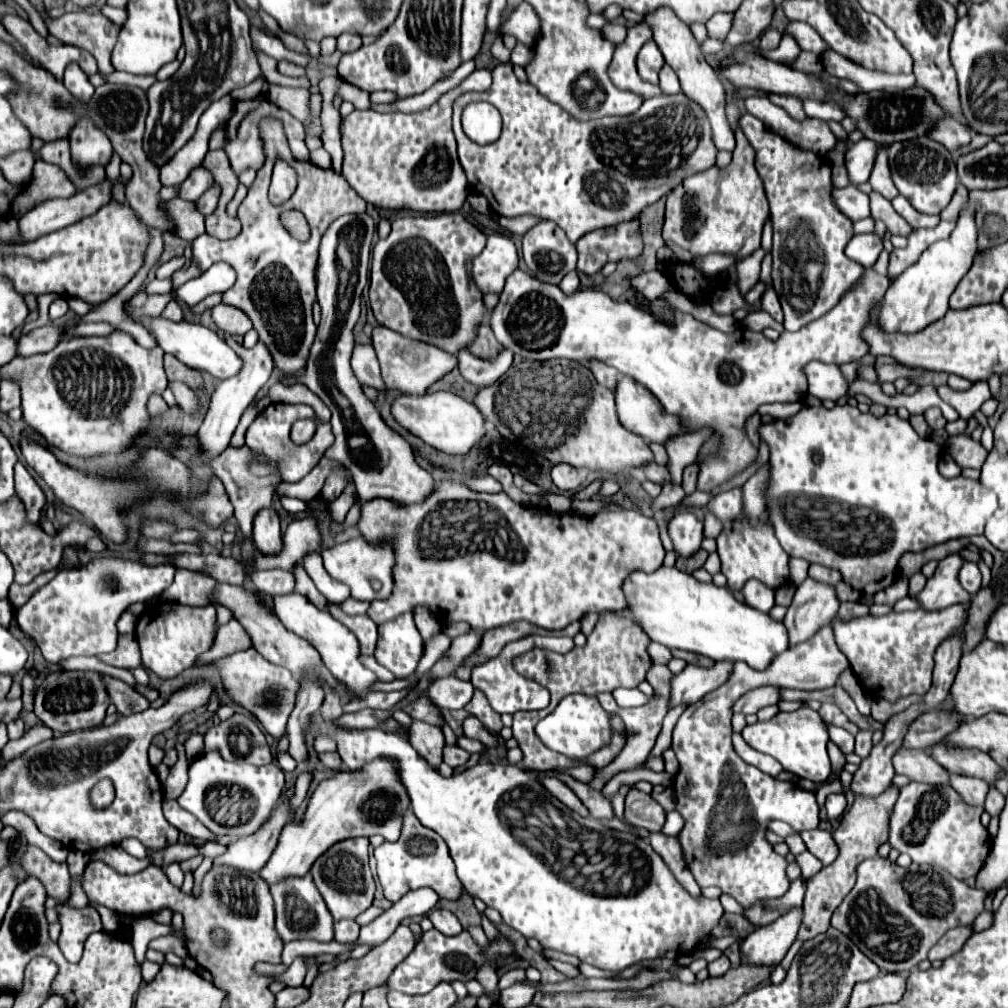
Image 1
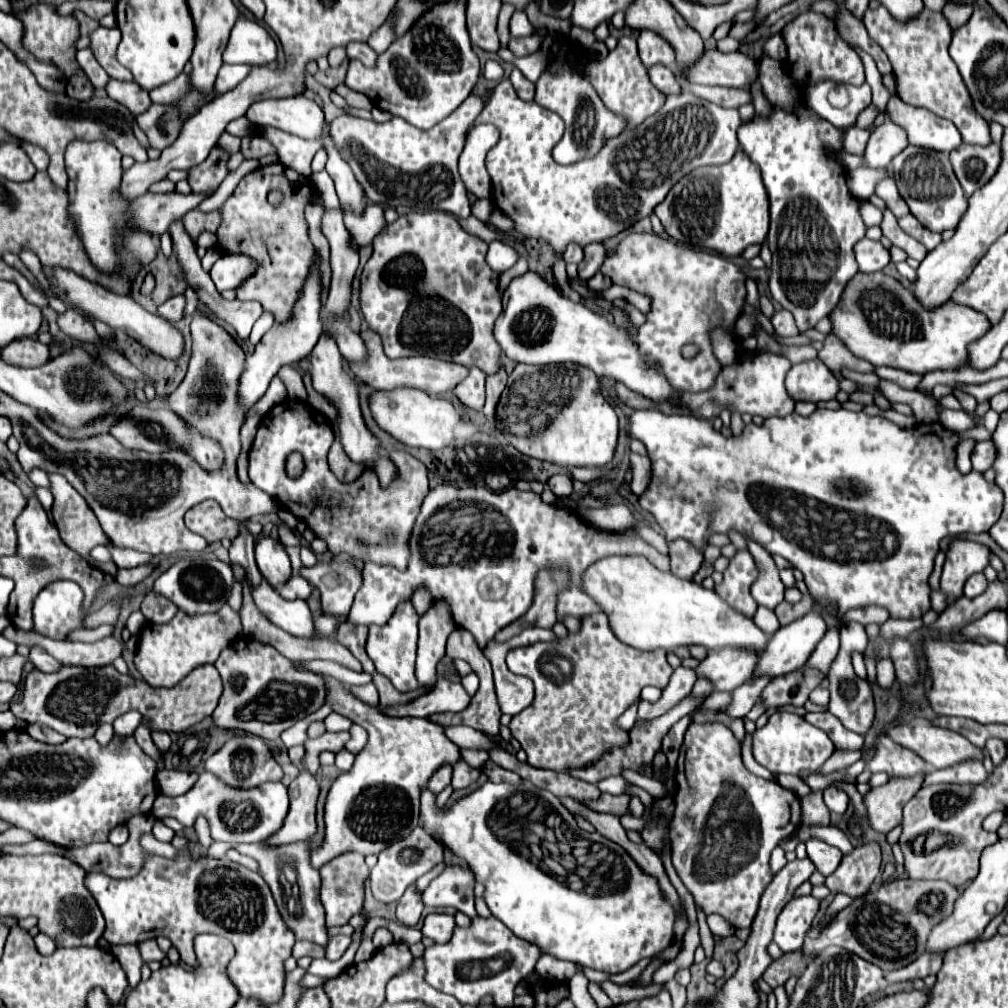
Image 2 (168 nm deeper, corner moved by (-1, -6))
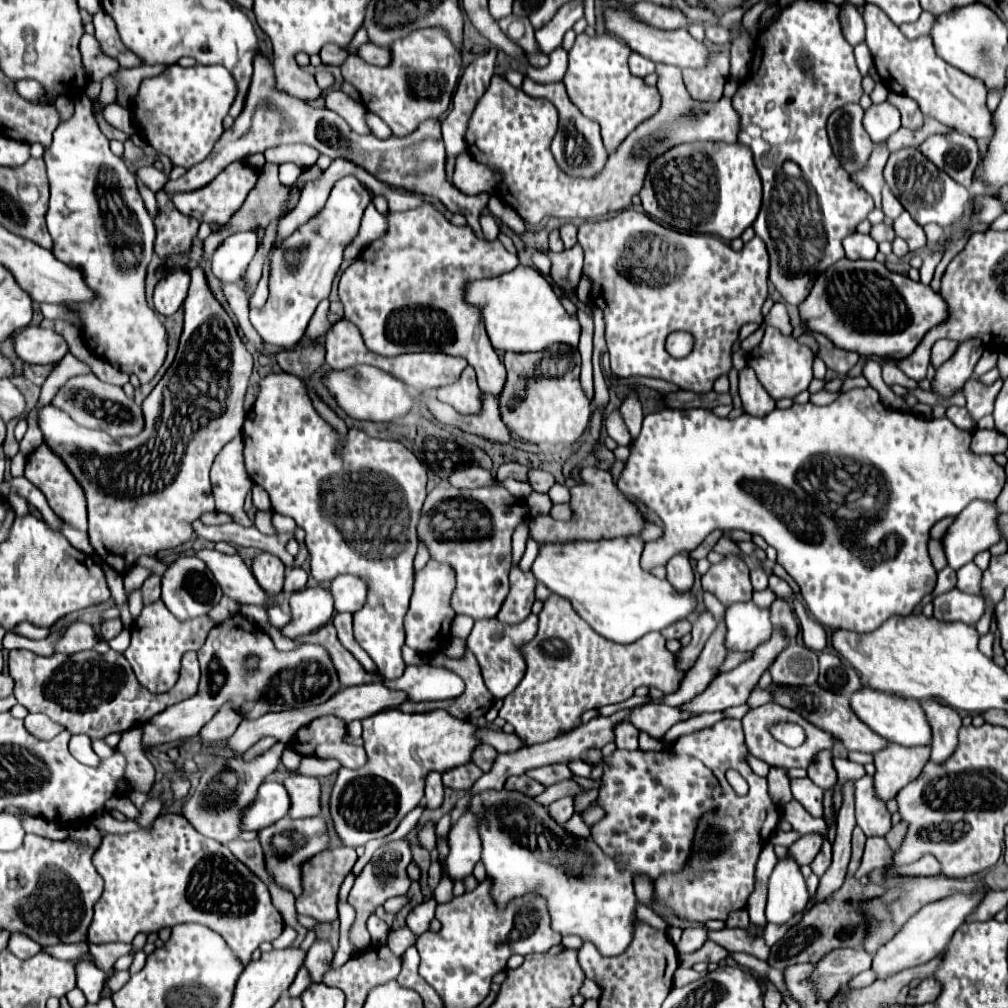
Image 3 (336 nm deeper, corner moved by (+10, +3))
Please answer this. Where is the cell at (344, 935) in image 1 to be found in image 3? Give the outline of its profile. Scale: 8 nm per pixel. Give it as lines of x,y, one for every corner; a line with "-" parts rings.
317,939
311,945
311,949
307,951
307,957
305,957
305,967
309,969
313,983
321,981
323,973
329,969
331,959
333,959
333,947
331,947
331,943
325,941
325,939

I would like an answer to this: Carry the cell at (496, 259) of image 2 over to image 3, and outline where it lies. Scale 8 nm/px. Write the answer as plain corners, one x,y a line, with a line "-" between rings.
483,215
481,217
481,229
483,229
483,235
485,235
487,241
495,241
497,235
499,235
499,225
497,225
493,215

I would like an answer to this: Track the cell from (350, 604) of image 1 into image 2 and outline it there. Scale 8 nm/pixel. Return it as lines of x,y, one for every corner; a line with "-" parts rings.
318,616
314,622
316,622
316,628
320,630
320,638
326,638
332,634
332,630
344,622
346,618
336,618
336,616

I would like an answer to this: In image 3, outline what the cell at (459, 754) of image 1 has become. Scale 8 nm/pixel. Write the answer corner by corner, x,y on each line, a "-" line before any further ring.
465,763
459,767
453,767
443,773
443,785
451,789
469,789
473,783
481,777
481,769
475,767
473,763

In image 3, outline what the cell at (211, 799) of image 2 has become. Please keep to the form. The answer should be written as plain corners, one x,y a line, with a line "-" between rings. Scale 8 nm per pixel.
265,781
257,791
257,799
241,811
241,827
245,831
261,831
283,819
287,811
289,795
285,793
285,787
277,781

